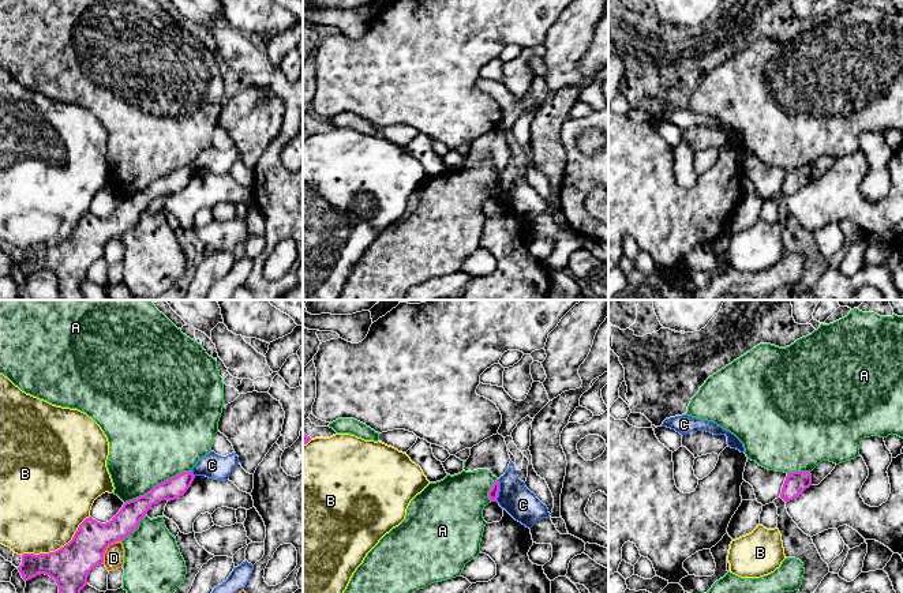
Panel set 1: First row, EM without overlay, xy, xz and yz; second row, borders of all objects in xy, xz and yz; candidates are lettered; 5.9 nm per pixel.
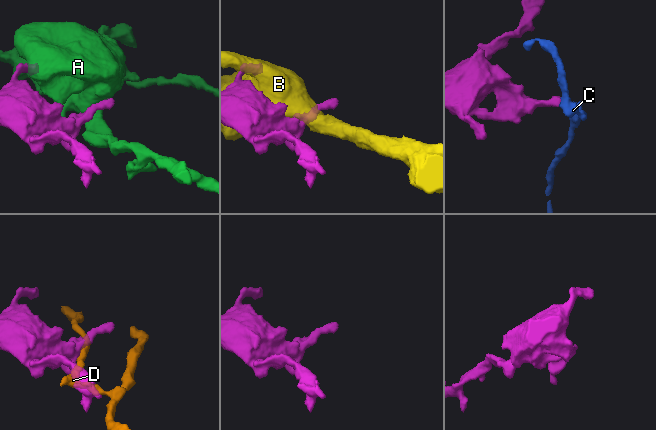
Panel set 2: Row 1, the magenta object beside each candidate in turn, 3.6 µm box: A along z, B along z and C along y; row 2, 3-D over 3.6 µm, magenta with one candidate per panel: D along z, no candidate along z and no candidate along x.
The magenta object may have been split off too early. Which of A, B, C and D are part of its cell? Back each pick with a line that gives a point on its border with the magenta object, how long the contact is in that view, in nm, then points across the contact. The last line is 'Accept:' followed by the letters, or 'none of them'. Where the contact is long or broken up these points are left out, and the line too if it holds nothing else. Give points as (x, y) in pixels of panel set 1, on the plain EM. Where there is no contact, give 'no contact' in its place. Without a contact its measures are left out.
Accept: none of them

